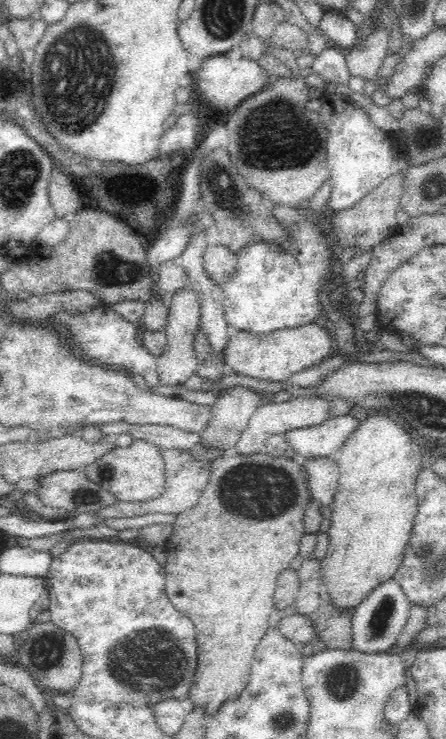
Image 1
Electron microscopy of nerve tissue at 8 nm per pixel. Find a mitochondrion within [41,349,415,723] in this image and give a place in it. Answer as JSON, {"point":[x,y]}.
{"point":[154,664]}

